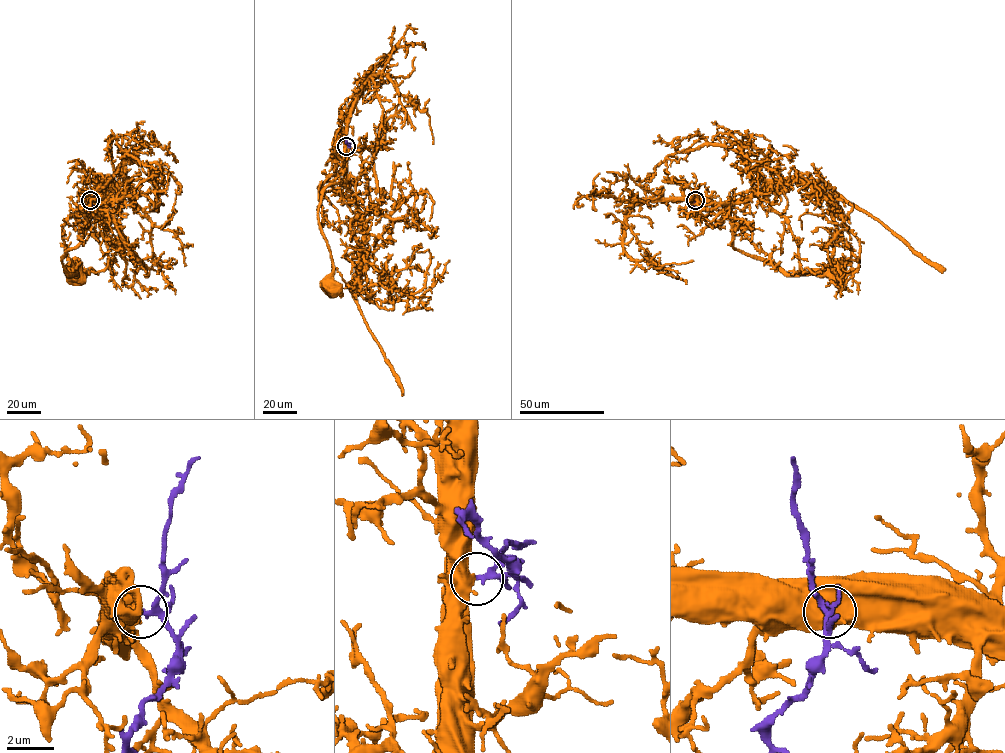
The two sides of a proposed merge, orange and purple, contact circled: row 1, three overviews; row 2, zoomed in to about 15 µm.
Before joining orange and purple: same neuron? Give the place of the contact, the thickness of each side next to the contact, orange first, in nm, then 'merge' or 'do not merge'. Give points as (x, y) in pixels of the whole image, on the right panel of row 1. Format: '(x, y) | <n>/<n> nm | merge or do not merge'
(695, 200) | 550/150 nm | merge

